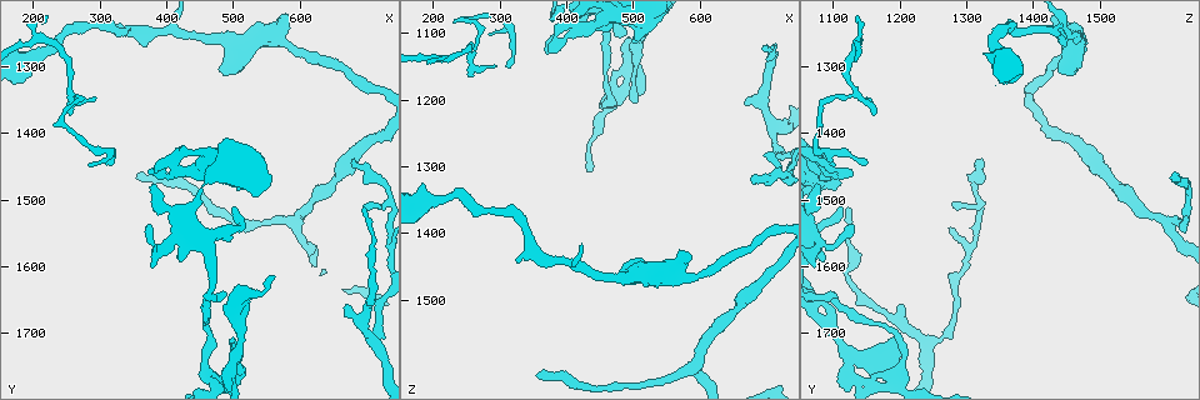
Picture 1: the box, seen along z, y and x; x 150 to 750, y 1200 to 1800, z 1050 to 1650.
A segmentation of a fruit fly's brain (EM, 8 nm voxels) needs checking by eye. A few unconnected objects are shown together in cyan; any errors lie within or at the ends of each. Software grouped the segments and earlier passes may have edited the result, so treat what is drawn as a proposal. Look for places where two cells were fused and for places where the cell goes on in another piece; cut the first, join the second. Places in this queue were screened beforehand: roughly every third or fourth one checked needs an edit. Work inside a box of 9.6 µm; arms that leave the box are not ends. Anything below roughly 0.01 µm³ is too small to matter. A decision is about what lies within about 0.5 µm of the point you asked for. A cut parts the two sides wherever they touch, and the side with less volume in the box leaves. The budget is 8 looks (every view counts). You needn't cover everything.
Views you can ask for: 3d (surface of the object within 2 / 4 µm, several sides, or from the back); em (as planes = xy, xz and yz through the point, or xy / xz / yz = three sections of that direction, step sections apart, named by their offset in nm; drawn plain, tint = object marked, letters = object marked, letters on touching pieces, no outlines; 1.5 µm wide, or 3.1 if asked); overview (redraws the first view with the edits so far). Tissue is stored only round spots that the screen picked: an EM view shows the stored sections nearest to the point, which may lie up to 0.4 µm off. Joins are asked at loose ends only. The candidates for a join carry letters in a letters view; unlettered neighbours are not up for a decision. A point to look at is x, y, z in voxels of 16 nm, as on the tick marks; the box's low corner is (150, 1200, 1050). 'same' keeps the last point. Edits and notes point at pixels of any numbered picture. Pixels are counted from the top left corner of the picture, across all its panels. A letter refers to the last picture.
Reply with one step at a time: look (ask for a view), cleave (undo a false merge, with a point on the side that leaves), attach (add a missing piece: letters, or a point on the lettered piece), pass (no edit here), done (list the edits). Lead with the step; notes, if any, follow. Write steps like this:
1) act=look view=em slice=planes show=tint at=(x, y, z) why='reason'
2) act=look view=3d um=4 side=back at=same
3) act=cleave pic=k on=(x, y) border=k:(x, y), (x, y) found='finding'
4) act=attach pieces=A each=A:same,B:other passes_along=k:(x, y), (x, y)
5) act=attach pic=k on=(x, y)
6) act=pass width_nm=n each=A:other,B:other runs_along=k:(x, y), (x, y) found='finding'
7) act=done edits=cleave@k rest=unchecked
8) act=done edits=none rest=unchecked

act=look view=3d um=2 at=(675, 1440, 1315)

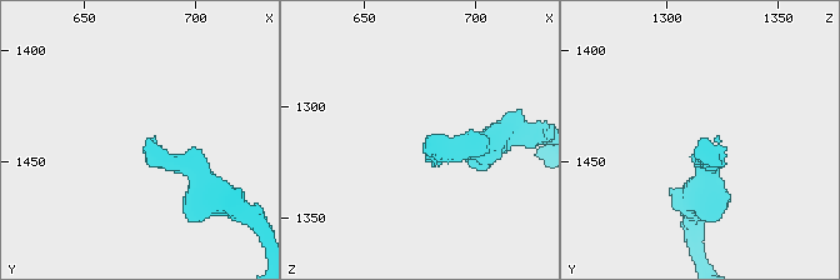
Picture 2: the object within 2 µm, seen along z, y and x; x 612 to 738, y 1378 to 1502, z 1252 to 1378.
act=look view=em slice=yz step=8 show=letters at=(677, 1441, 1316) why='need the tissue'

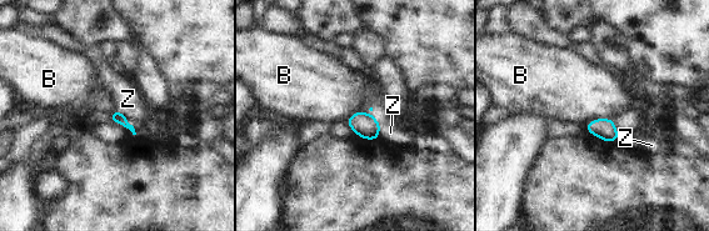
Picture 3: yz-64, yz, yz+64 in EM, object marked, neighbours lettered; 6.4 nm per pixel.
act=look view=em slice=planes show=letters at=same why='another direction'

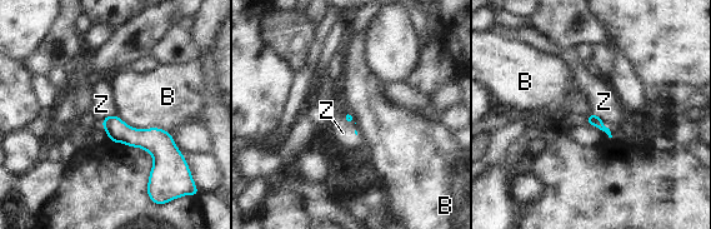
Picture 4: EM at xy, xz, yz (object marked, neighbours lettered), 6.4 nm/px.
act=pass each=B:other,Z:other border=4:(591, 111), (601, 119), (612, 135) found='none of them fits'

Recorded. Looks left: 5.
act=look view=em slice=xz step=4 show=letters at=(670, 1655, 1195) why='an open end'

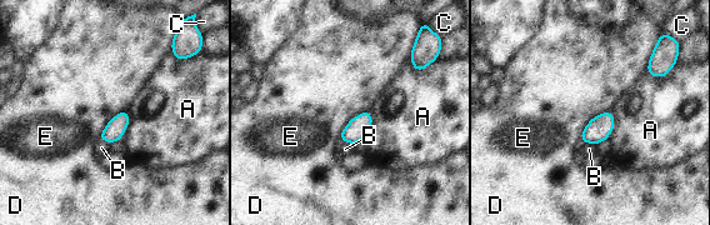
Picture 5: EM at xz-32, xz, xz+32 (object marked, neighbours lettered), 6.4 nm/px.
act=look view=em slice=planes show=letters at=same why='another direction'

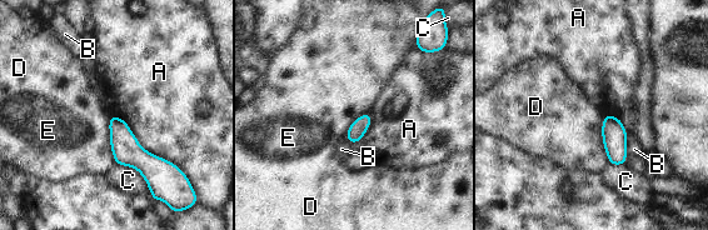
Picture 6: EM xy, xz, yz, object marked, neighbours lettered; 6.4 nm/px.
act=pass each=A:other,B:other,C:other,D:other,E:other border=6:(109, 115), (109, 145), (116, 164) found='none of them fits'

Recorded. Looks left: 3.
act=look view=3d um=4 at=(520, 1655, 1085) why='branch stops here'

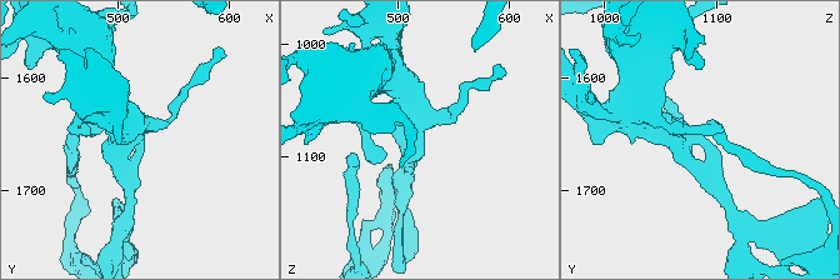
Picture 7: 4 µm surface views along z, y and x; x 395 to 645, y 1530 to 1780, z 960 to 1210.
act=look view=em slice=planes show=letters at=(516, 1650, 1088) why='now the EM'

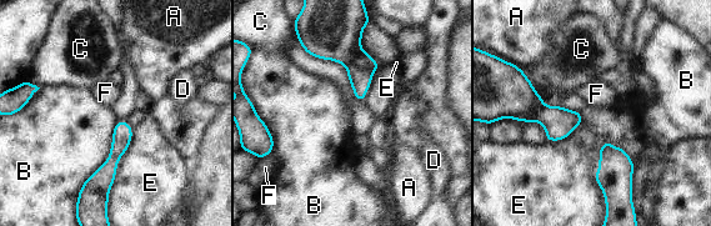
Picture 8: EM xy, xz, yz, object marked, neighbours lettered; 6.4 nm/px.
act=pass longest_contact=B:500nm each=A:other,B:other,C:other,D:other,E:other,F:other runs_along=8:(124, 124), (113, 161), (91, 182) found='no lettered piece goes on from it'

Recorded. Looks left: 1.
act=done edits=none rest=unchecked

